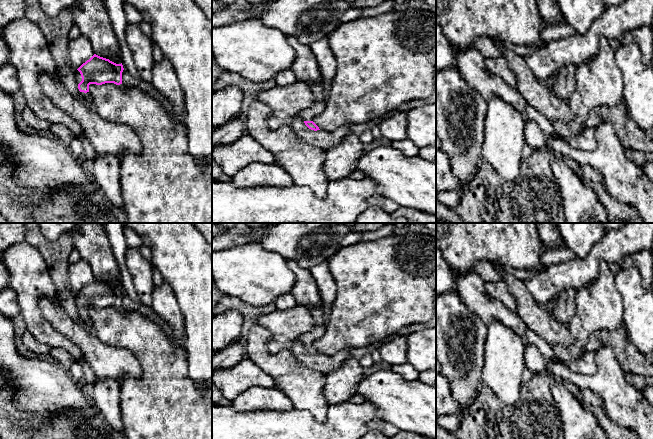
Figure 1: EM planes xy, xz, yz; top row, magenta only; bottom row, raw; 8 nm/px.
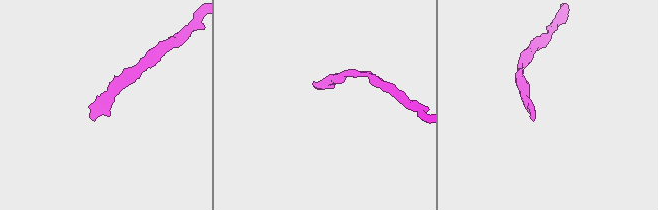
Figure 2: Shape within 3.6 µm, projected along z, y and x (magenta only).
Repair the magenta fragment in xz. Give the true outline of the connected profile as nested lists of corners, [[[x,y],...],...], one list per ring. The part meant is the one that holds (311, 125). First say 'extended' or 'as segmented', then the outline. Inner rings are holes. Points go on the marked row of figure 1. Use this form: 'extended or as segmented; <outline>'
extended; [[[308,83],[313,94],[315,95],[315,102],[308,108],[302,110],[299,117],[304,121],[305,125],[314,131],[320,130],[313,122],[313,118],[319,115],[325,108],[327,94],[323,84]]]

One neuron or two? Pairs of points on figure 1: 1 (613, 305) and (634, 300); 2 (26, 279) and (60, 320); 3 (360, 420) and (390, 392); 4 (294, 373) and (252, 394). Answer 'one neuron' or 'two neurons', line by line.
1: two neurons
2: two neurons
3: two neurons
4: two neurons

